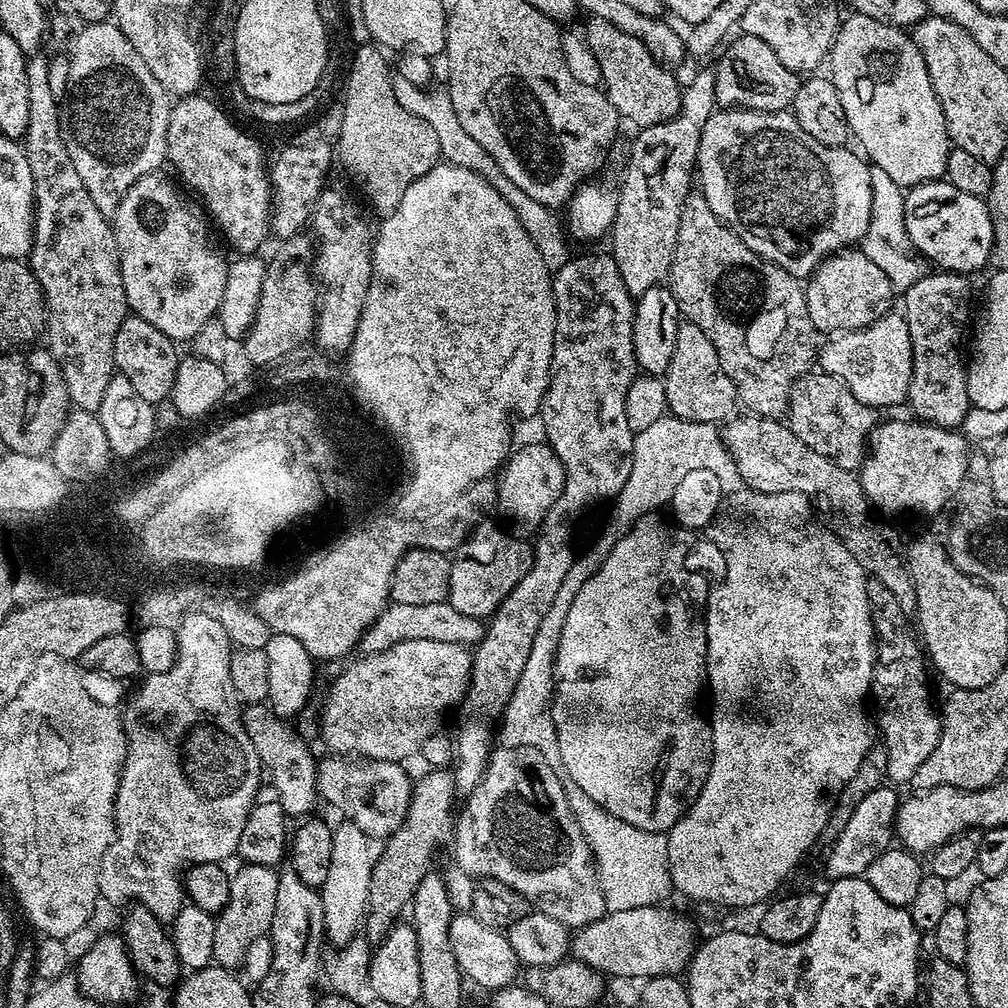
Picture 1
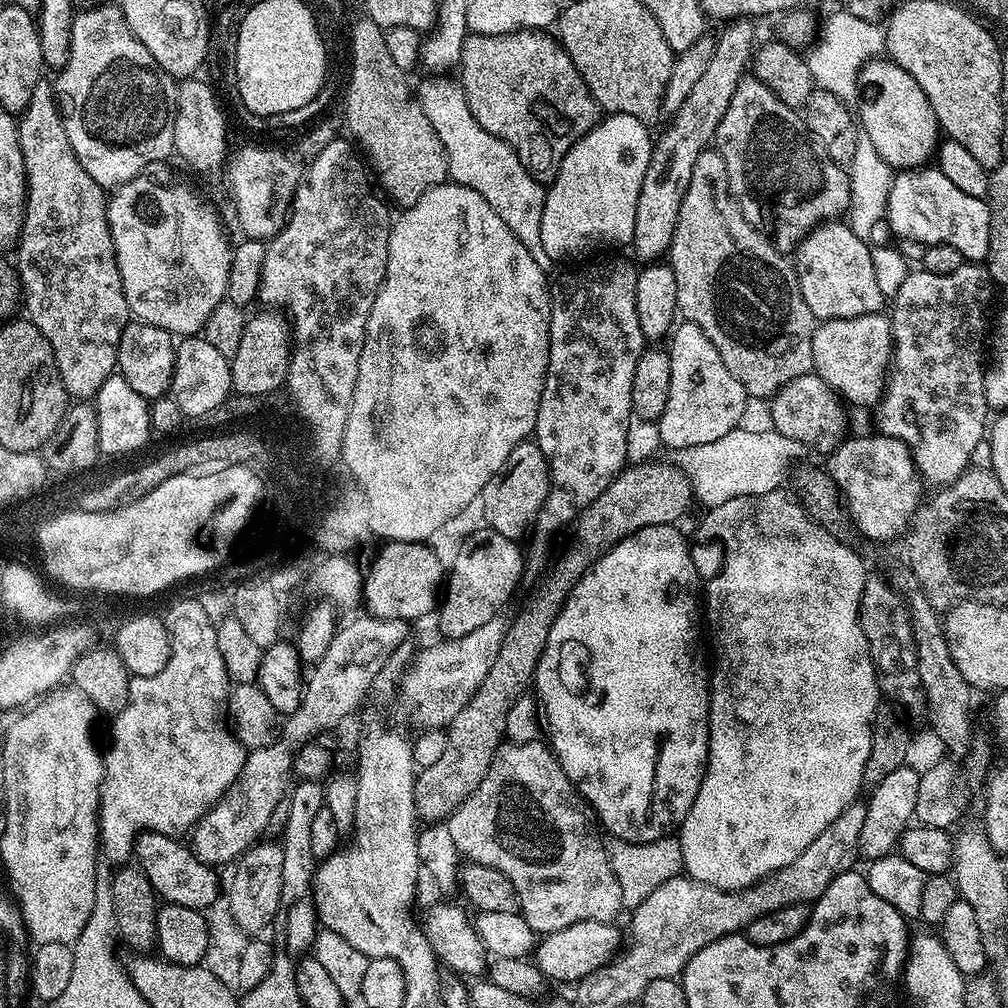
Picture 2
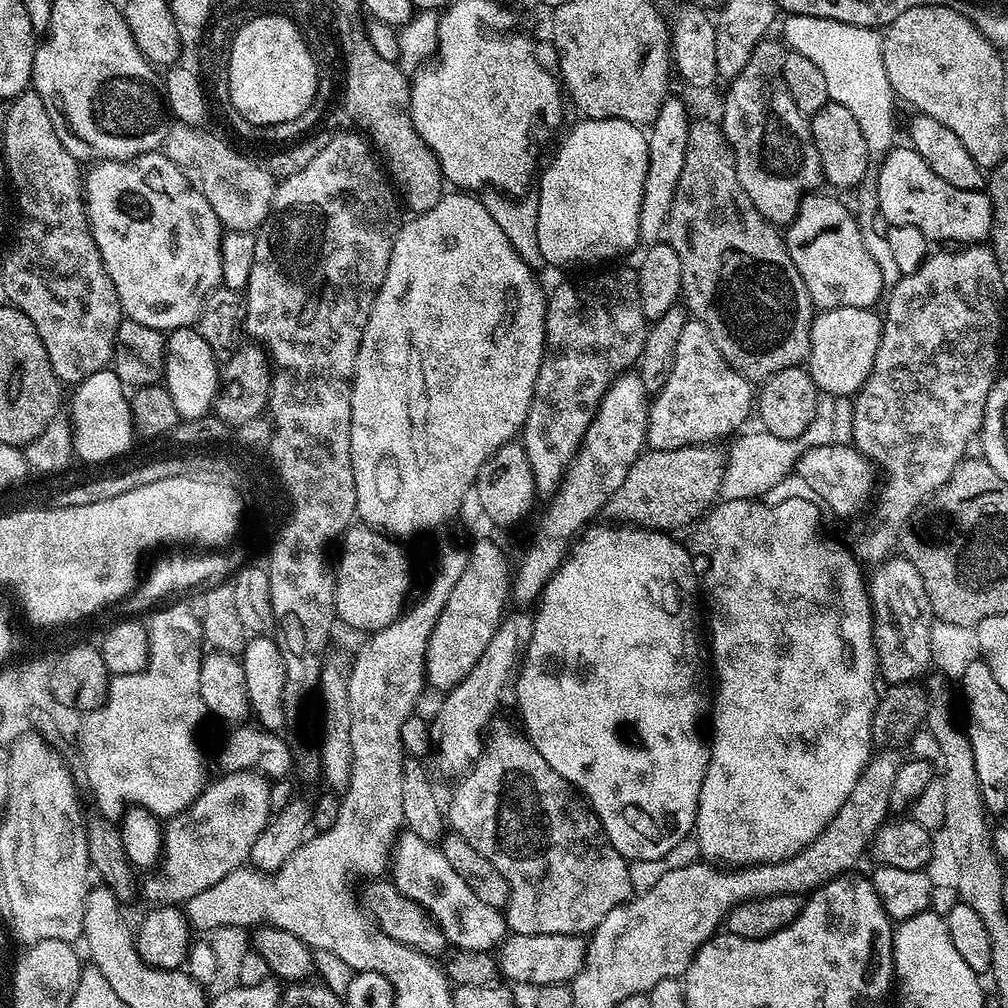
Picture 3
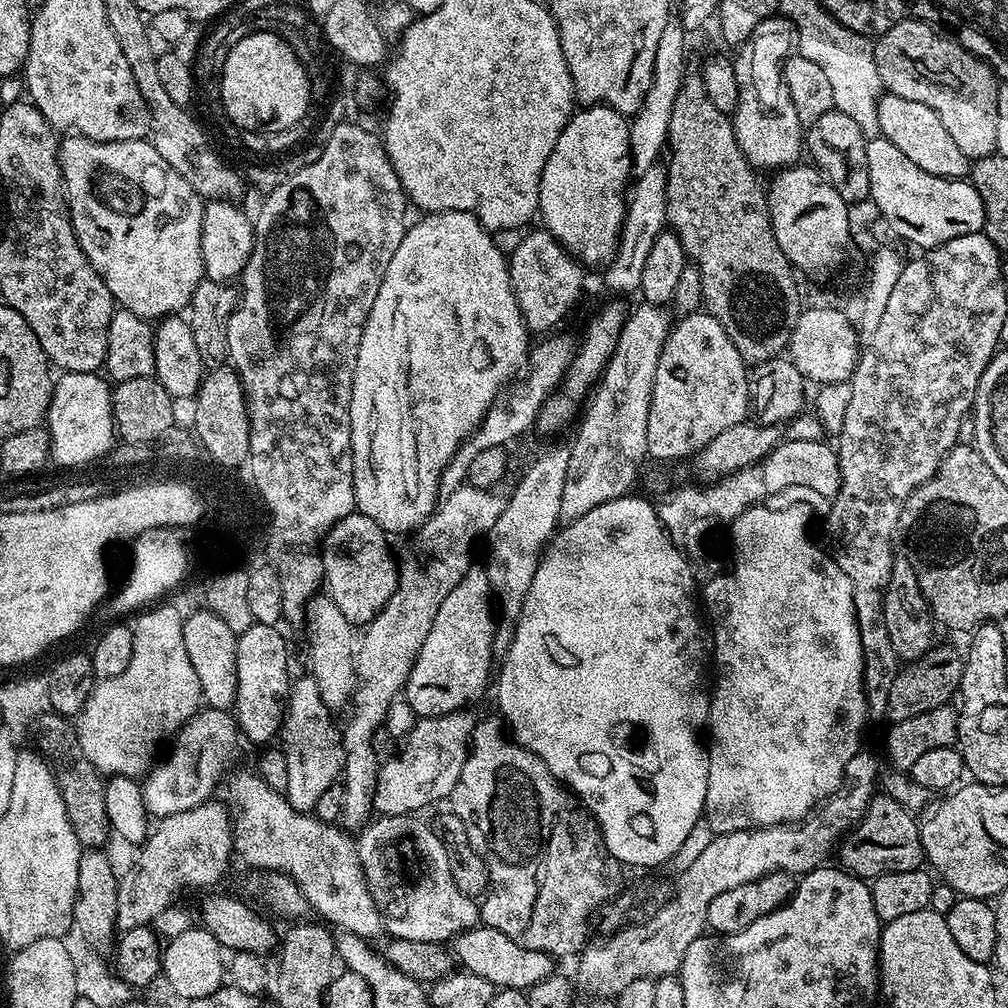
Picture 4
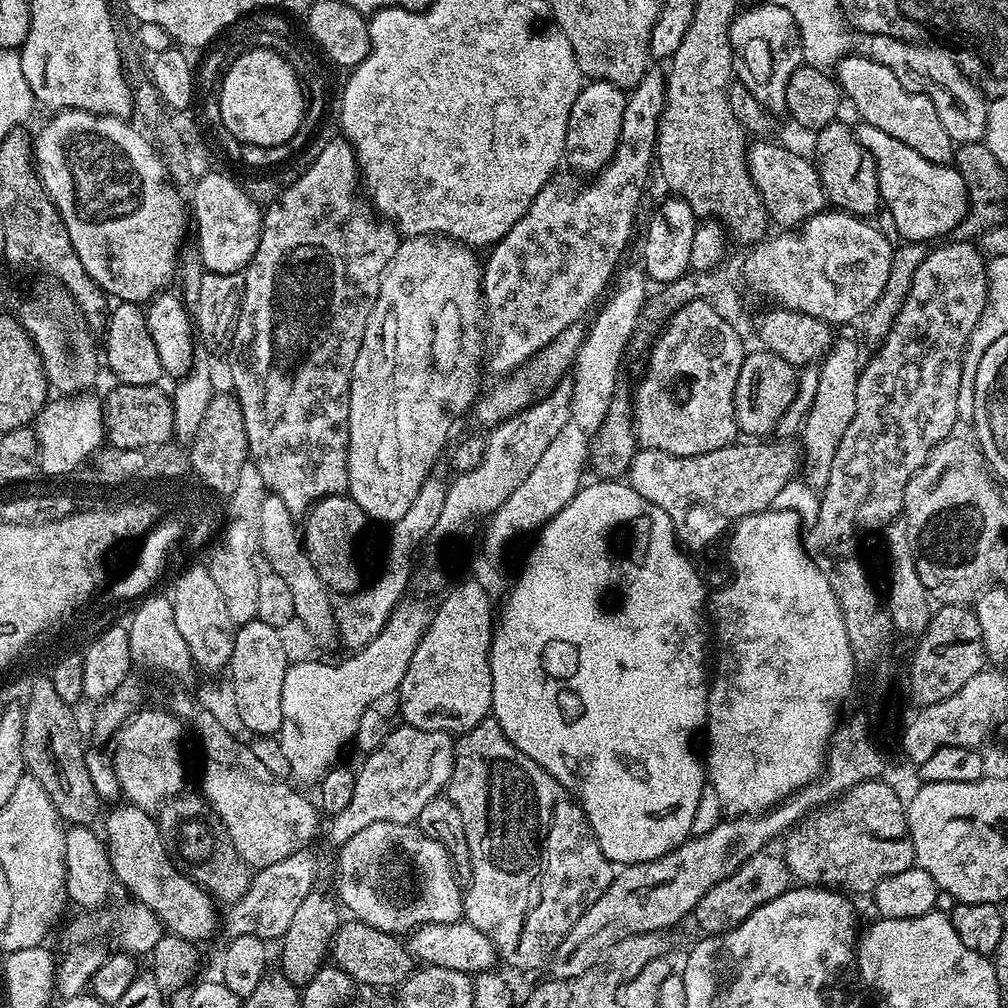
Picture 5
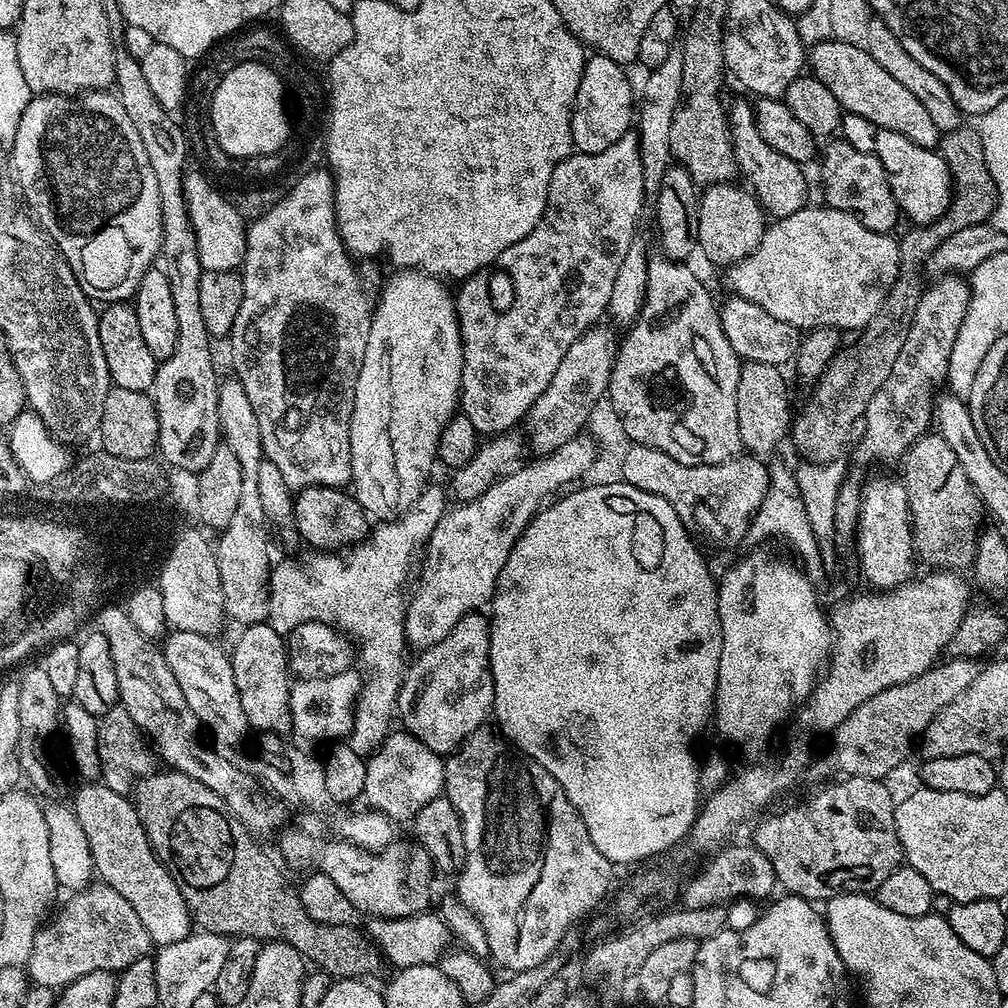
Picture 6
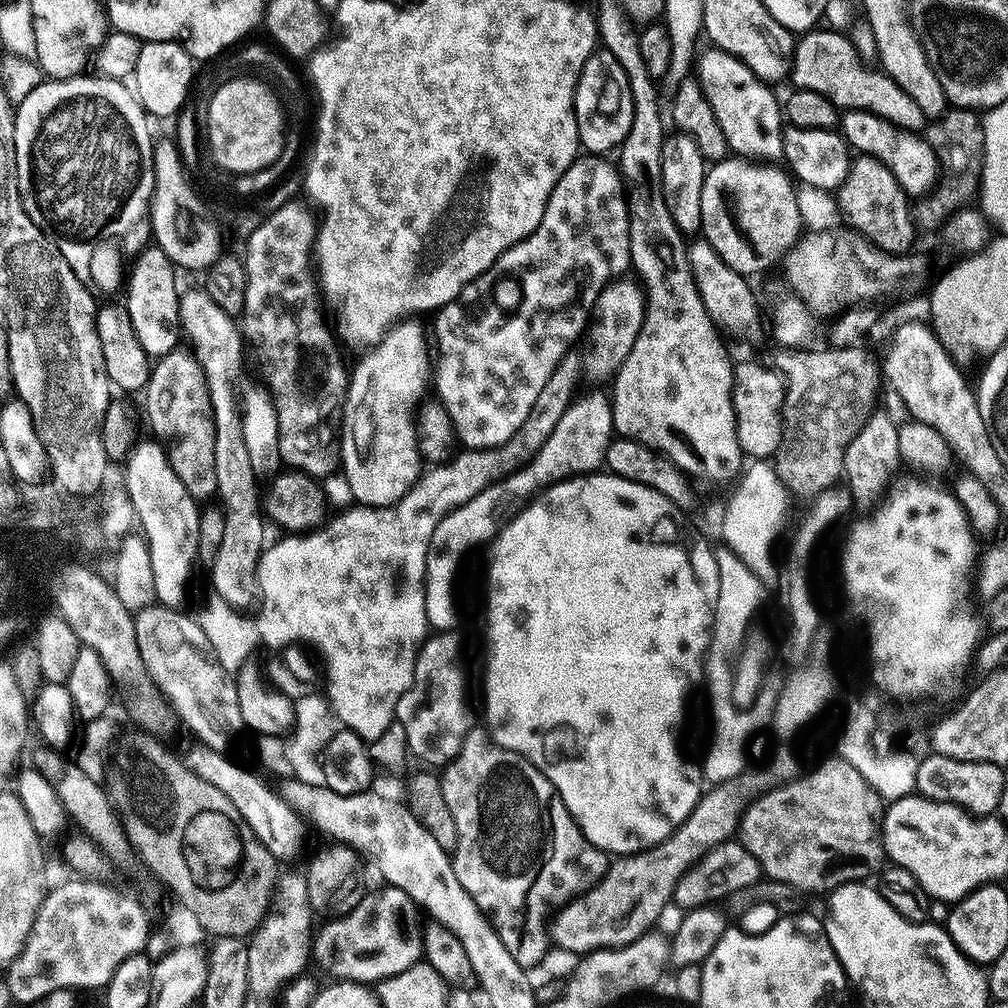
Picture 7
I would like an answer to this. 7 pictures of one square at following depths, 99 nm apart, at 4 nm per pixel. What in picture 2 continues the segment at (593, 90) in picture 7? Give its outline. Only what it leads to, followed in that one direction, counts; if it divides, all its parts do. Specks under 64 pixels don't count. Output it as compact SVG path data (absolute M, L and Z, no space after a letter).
M614 112L605 115L562 158L558 174L547 185L542 206L540 237L542 250L549 261L576 260L579 256L588 256L591 252L598 251L599 248L631 245L642 178L646 178L646 170L652 161L654 136L648 133L648 128L645 121L630 118L630 114Z

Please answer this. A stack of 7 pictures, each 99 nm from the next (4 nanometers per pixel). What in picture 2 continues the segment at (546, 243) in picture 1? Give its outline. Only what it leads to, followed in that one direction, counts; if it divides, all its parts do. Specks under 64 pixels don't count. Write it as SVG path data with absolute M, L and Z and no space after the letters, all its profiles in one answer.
M440 74L428 84L428 92L417 91L415 99L423 114L434 126L434 131L441 138L448 155L448 175L451 183L470 186L478 190L486 202L514 230L518 242L530 250L534 259L545 259L540 237L542 206L544 205L545 185L539 184L522 166L518 154L506 141L482 130L466 106L465 94L459 79L448 74Z

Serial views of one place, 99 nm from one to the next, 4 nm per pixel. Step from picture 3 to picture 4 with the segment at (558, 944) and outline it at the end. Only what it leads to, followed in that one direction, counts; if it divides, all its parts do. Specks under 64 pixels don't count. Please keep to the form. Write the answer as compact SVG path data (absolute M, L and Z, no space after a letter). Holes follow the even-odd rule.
M487 926L469 928L460 933L454 940L454 955L465 972L473 972L478 978L486 978L486 982L495 984L497 989L533 988L542 978L553 975L553 957L542 950L530 950L518 946L514 938L506 938L502 930L494 930ZM456 944L456 948L455 948Z

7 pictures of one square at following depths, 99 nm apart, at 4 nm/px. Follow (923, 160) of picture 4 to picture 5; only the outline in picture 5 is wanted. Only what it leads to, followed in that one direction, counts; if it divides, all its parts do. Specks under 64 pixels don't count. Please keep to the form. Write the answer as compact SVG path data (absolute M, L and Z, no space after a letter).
M871 55L843 56L834 69L834 79L840 85L841 93L856 107L859 119L870 126L878 126L885 134L898 138L898 142L906 142L906 146L918 150L922 158L935 164L946 164L953 159L954 145L950 134L946 134L946 126L942 126L942 118L938 118L938 109L934 102L926 98L926 94L918 94L906 90L898 78L894 78L891 70L886 70L882 62L872 59Z

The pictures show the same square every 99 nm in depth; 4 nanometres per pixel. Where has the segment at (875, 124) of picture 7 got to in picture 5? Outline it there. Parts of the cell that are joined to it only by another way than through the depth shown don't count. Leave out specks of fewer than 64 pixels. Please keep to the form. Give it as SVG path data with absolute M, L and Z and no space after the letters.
M860 122L855 125L854 131L858 142L862 142L862 146L874 158L880 198L886 212L888 208L888 216L900 235L899 239L924 244L928 240L939 241L951 237L952 231L968 213L966 182L962 182L959 170L951 163L935 164L922 158L918 150L906 146L906 142L898 142L898 138L878 130L878 126Z

